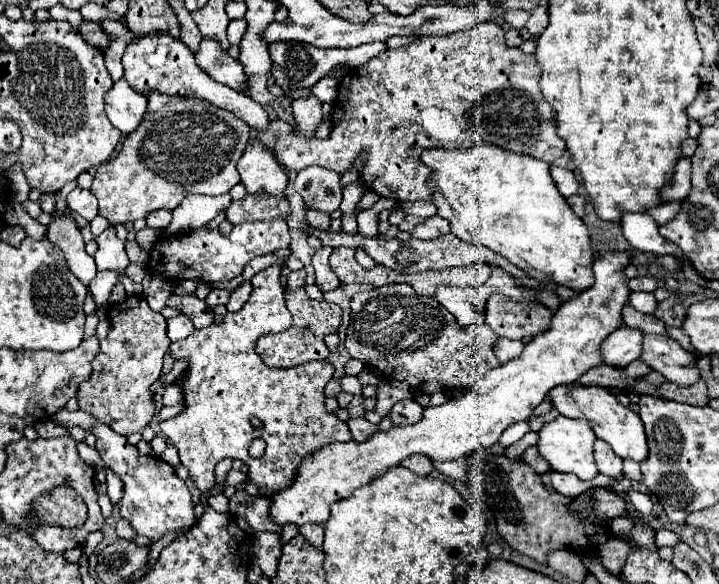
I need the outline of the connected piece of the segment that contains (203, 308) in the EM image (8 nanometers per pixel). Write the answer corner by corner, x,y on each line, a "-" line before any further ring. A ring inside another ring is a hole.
172,294
166,300
166,306
182,310
182,314
186,314
192,320
196,330
198,328
206,328
206,326
210,326
214,322
214,310
206,302
196,298
194,294
190,294
190,296
176,296
176,294

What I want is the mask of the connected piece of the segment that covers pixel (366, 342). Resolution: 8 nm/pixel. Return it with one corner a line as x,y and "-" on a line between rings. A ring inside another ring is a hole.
386,284
382,288
374,288
368,292
360,292
352,298
352,320
346,330
346,350
352,358
362,360
366,366
380,370
382,376
404,380
414,390
434,394
448,388
470,388
478,378
482,378
488,370
498,368
500,362
494,356
494,338
492,328
482,322
474,326
458,326
454,316
440,306
430,296
420,296
408,284

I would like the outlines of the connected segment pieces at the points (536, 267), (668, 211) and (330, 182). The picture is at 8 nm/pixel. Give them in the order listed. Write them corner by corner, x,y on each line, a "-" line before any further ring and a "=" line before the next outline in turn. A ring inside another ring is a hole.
476,144
470,150
430,148
422,152
422,162
434,168
430,190
434,192
434,204
438,208
438,216
450,222
452,232
460,240
480,244
504,256
516,268
524,270
526,276
540,282
552,280
552,284
566,286
576,292
582,292
594,284
594,274
592,274
594,254
590,248
588,228
582,222
582,218
578,218
570,210
566,198
554,186
554,180
550,178
550,164
488,144
=
682,200
665,203
658,207
652,208
647,211
650,216
655,220
655,222
662,226
669,222
676,216
676,214
680,211
682,205
=
310,166
306,170
300,170
294,180
294,190
312,210
330,214
340,208
340,174
334,174
332,170
326,170
322,166

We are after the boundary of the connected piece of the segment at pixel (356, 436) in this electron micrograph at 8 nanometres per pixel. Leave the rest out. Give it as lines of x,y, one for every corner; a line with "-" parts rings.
350,418
348,428
352,434
352,440
356,440
356,442
362,442
362,438
368,438
374,432
378,432
378,426
370,424
366,418

